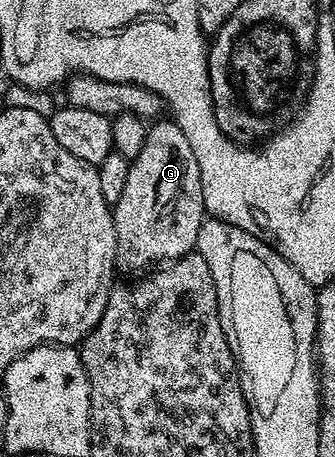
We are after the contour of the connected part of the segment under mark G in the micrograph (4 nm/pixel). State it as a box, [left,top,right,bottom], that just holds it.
[113,120,205,272]

